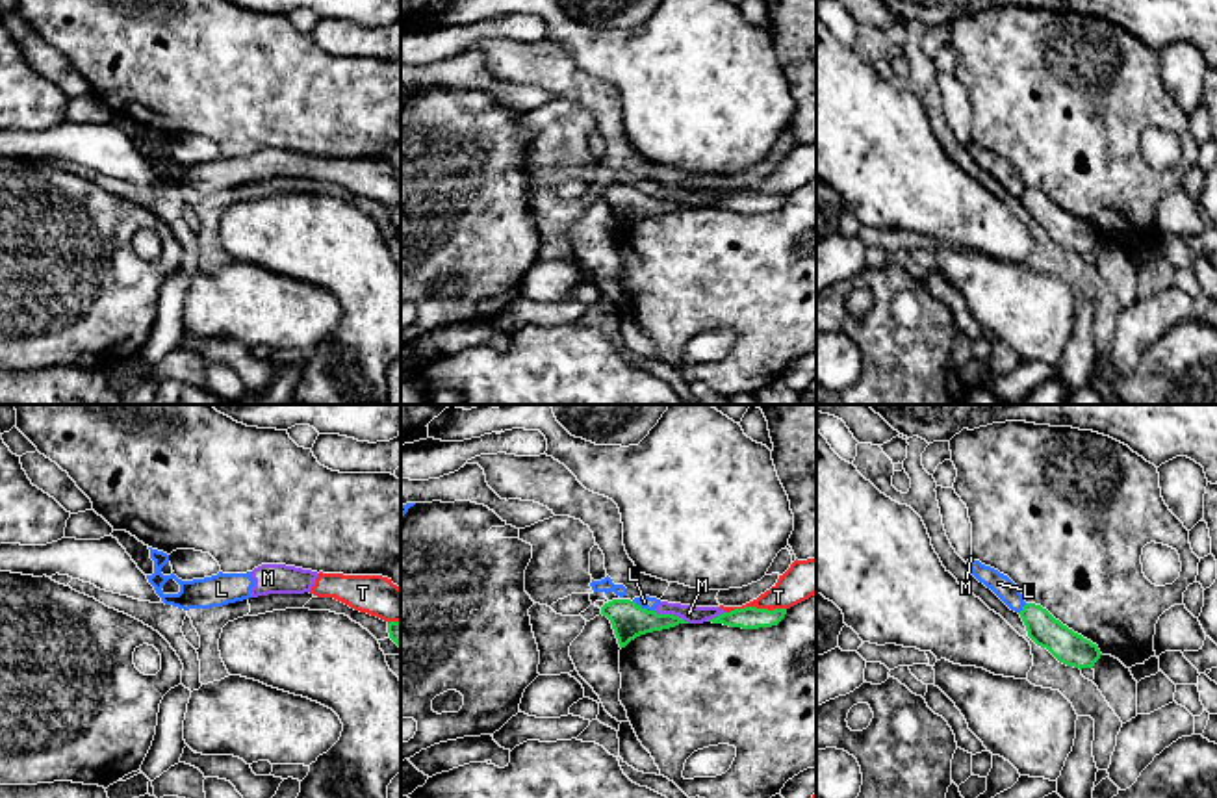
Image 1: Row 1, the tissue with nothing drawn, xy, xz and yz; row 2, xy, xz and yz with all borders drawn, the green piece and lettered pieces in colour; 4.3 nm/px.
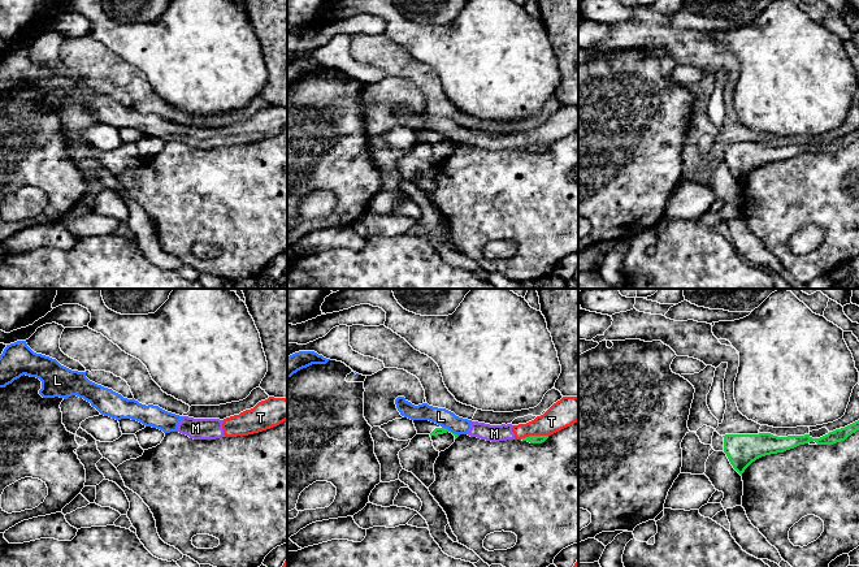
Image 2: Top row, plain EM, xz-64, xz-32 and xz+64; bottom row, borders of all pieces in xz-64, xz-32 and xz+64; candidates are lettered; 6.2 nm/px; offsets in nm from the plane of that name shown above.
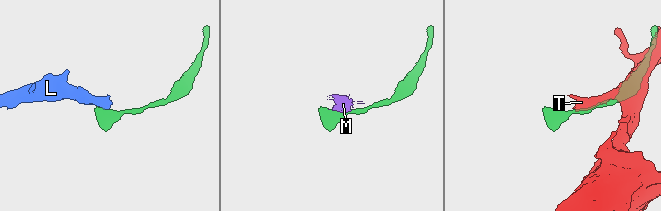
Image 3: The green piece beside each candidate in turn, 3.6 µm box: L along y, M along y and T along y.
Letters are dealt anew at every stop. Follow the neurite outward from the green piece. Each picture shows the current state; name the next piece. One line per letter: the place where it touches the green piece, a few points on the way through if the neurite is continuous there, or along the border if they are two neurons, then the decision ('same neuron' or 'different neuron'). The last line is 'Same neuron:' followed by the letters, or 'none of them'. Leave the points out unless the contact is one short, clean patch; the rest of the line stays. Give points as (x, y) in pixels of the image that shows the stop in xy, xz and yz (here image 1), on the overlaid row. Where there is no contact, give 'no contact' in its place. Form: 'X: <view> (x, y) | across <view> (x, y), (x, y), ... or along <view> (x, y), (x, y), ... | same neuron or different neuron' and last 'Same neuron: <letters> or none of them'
L: xz (644, 609) | along xz (633, 600), (653, 611) | different neuron
M: xz (672, 615) | along xz (653, 611), (678, 615), (689, 622) | different neuron
T: xz (755, 607) | different neuron
Same neuron: none of them

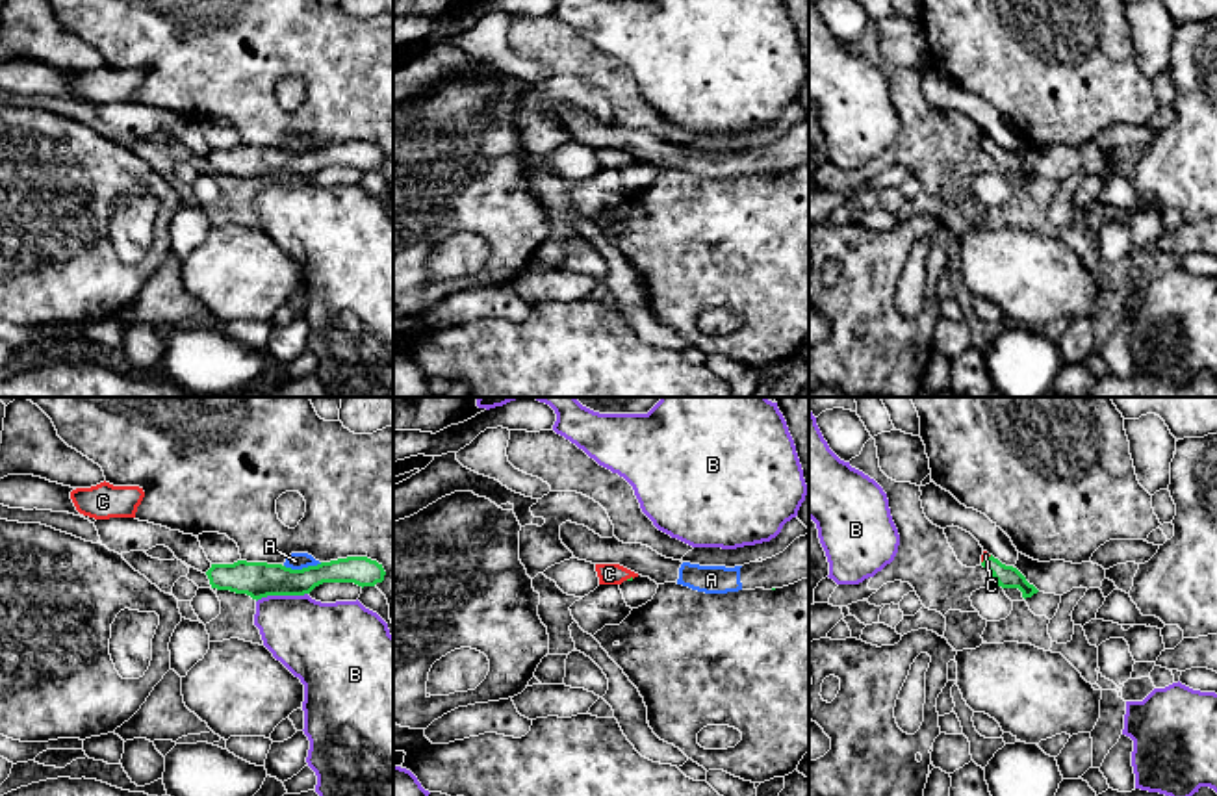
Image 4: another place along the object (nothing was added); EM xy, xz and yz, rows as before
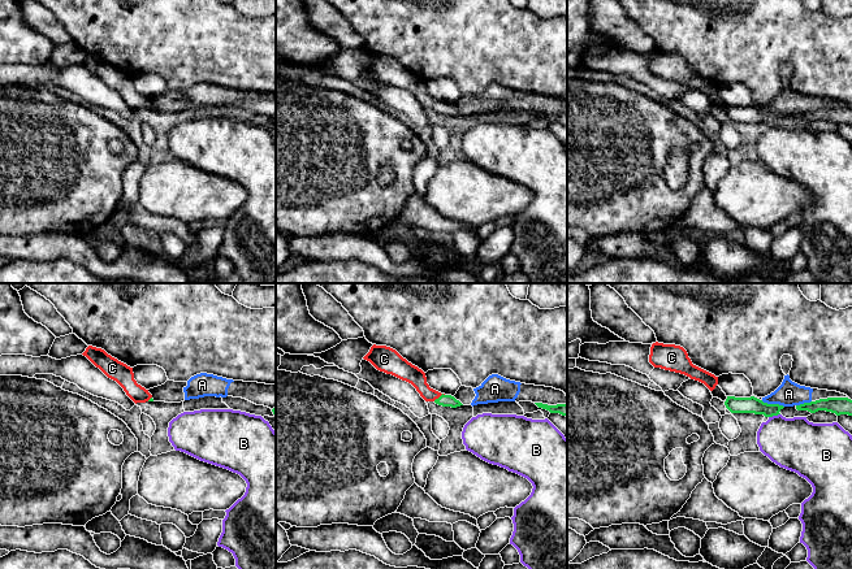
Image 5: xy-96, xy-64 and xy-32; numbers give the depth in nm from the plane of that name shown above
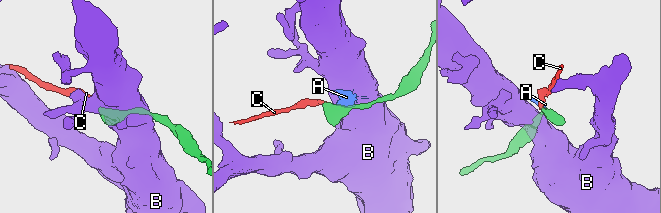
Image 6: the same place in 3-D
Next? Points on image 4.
A: xy (303, 568) | along xy (321, 563), (301, 568), (284, 566) | different neuron
B: xy (281, 594) | along xy (307, 592), (268, 594), (256, 602) | different neuron
C: yz (987, 559) | across yz (1006, 576), (987, 559), (986, 555) | same neuron
Same neuron: C

